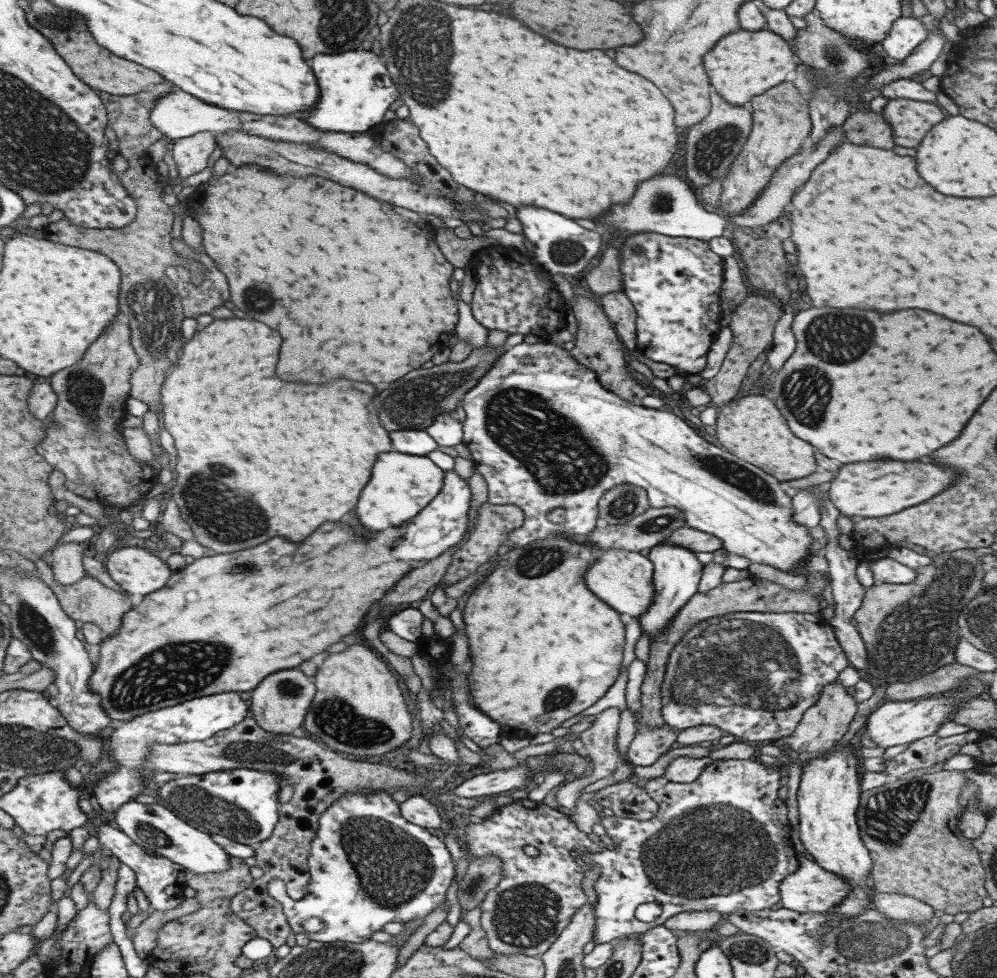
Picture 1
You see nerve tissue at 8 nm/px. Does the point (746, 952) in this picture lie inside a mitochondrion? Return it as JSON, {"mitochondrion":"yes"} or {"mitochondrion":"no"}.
{"mitochondrion":"yes"}

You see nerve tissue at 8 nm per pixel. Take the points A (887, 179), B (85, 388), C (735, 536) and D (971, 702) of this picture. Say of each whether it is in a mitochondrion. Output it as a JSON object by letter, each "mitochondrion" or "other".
{"A":"other","B":"mitochondrion","C":"other","D":"other"}

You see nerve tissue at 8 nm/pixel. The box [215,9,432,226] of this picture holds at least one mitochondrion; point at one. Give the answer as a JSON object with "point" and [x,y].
{"point":[239,151]}

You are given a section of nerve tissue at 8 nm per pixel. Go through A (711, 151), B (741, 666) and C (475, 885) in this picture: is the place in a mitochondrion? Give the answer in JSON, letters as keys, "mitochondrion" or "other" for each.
{"A":"mitochondrion","B":"mitochondrion","C":"mitochondrion"}

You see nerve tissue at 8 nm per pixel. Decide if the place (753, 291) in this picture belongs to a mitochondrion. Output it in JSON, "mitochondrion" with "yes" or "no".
{"mitochondrion":"no"}

